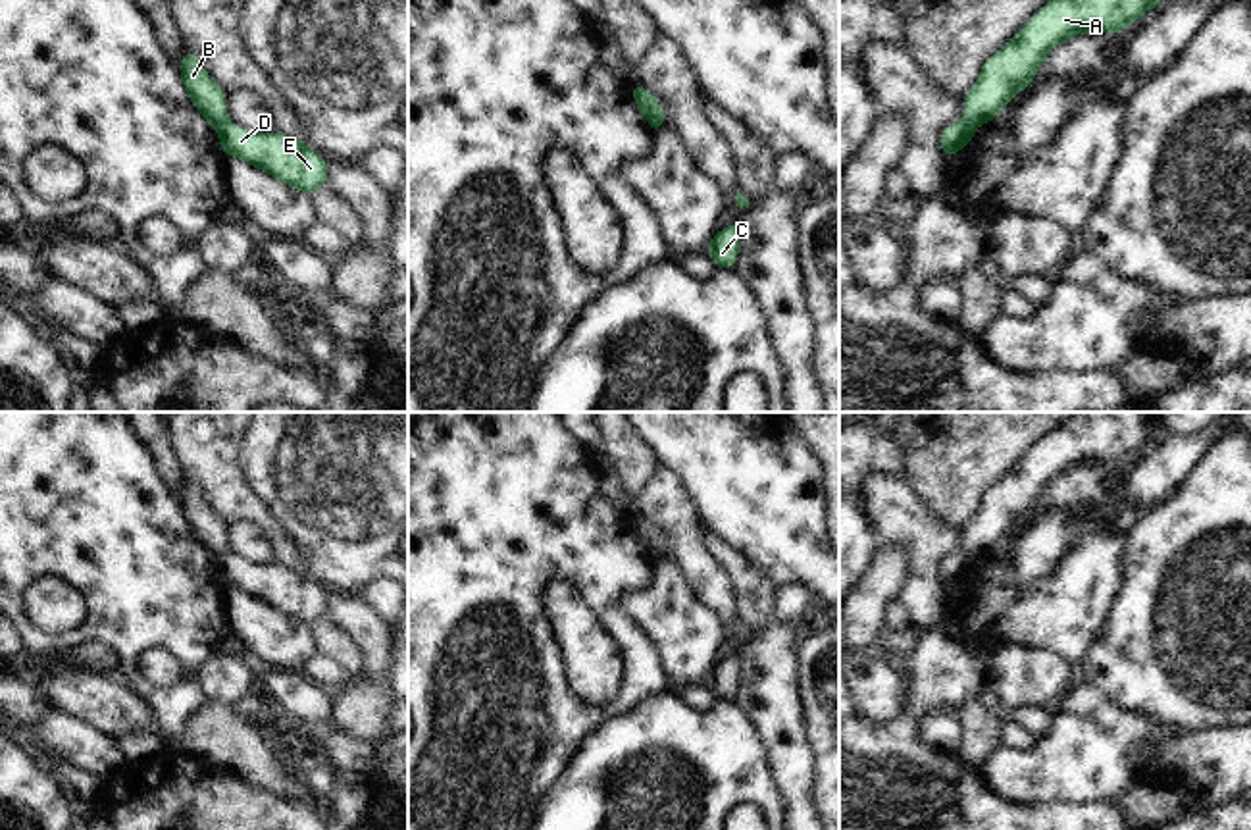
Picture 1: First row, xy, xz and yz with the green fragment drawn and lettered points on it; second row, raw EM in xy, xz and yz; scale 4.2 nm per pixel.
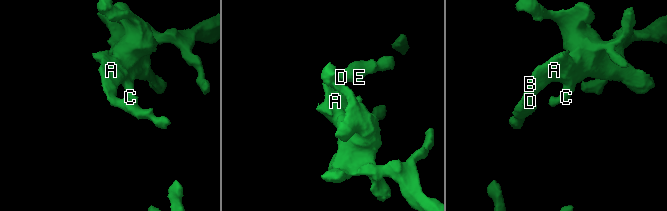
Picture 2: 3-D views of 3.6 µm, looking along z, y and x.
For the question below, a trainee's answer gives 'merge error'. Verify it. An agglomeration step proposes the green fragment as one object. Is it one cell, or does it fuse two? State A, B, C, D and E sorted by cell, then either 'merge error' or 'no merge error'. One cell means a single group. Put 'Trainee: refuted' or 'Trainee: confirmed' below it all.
groups A B C / D E; merge error
Trainee: confirmed

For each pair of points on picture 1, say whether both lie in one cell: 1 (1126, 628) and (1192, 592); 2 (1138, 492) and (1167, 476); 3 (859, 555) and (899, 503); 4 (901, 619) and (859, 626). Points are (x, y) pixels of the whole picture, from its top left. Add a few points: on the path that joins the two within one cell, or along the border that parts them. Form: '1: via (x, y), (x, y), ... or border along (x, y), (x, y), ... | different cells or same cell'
1: via (1142, 628), (1155, 628), (1176, 607) | same cell
2: via (1146, 488), (1159, 476) | same cell
3: border along (859, 490), (861, 503), (882, 540) | different cells
4: border along (895, 597), (888, 607), (884, 626) | different cells

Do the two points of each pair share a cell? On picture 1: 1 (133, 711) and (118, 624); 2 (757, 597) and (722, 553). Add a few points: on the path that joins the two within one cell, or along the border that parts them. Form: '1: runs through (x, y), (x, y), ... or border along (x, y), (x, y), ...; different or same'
1: border along (124, 682), (147, 707), (149, 728); different
2: runs through (747, 586), (734, 565); same

